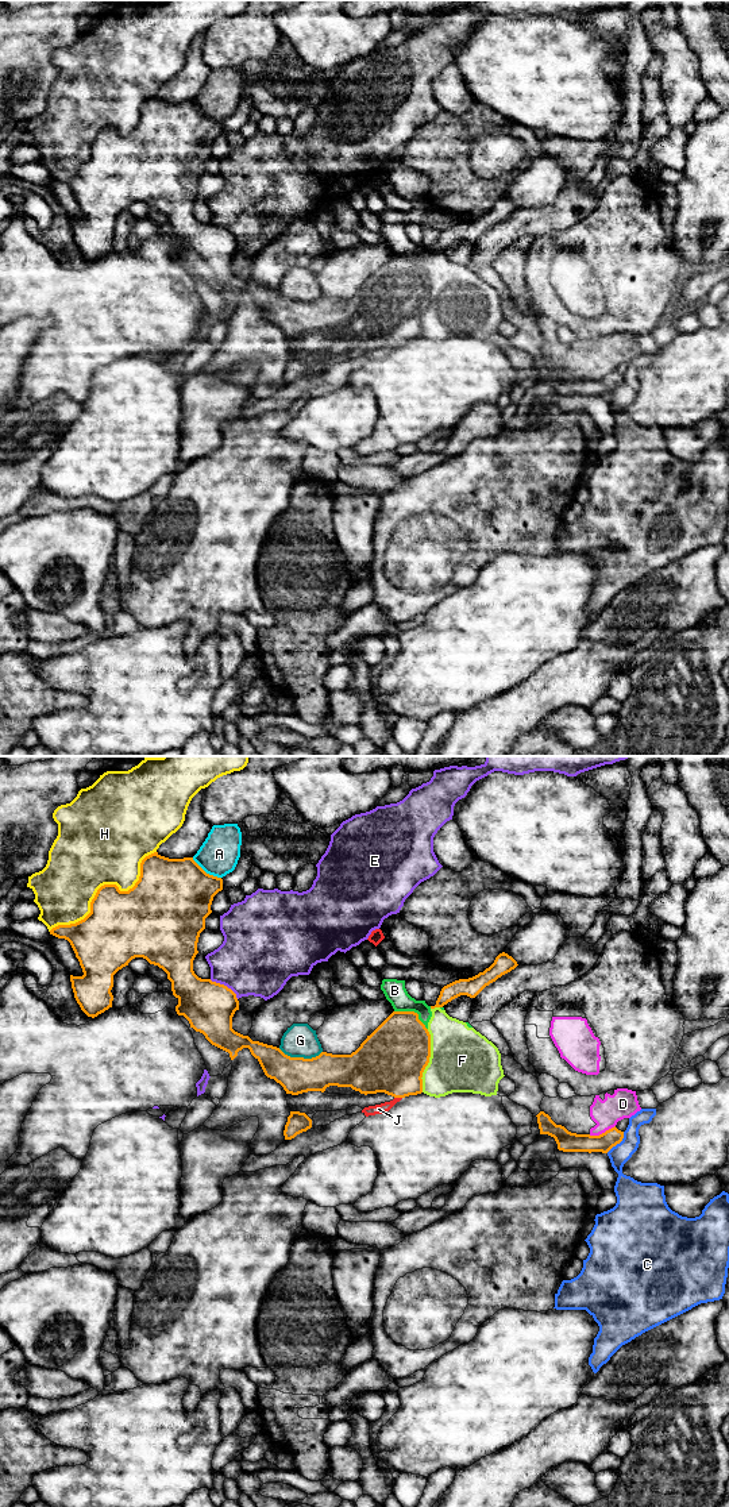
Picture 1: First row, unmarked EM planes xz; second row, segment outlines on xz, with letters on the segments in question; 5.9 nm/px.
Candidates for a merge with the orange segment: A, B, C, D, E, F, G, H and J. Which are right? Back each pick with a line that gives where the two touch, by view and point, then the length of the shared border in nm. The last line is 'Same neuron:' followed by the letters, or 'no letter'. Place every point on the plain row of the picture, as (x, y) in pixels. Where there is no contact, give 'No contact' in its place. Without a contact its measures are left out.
Same neuron: no letter

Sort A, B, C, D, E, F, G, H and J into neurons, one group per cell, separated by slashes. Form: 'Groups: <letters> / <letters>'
Groups: A / B D F / C / E / G / H / J

